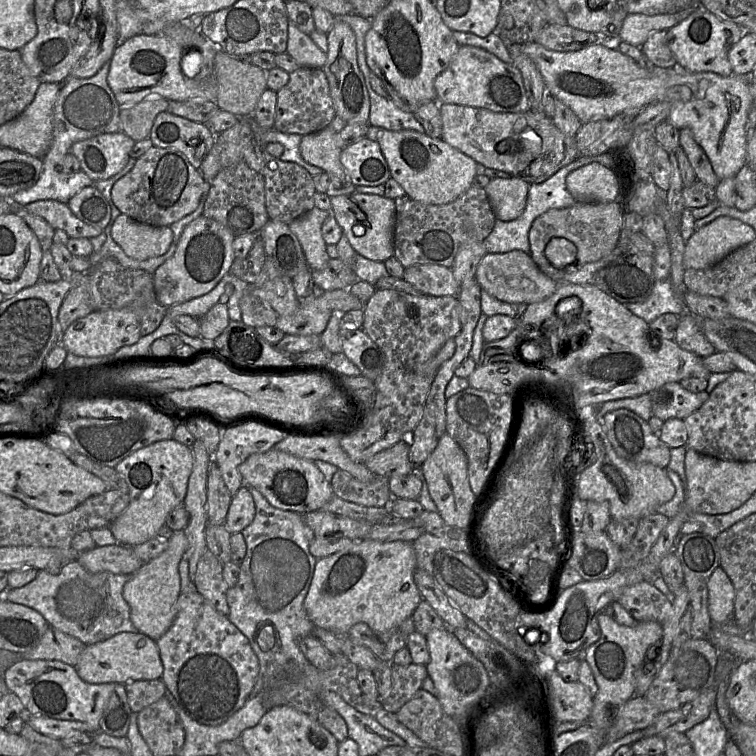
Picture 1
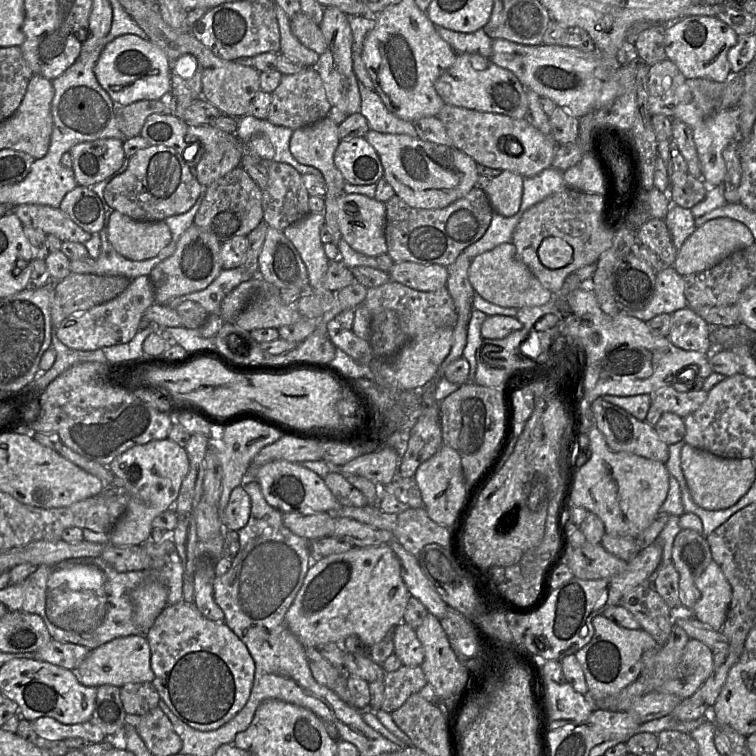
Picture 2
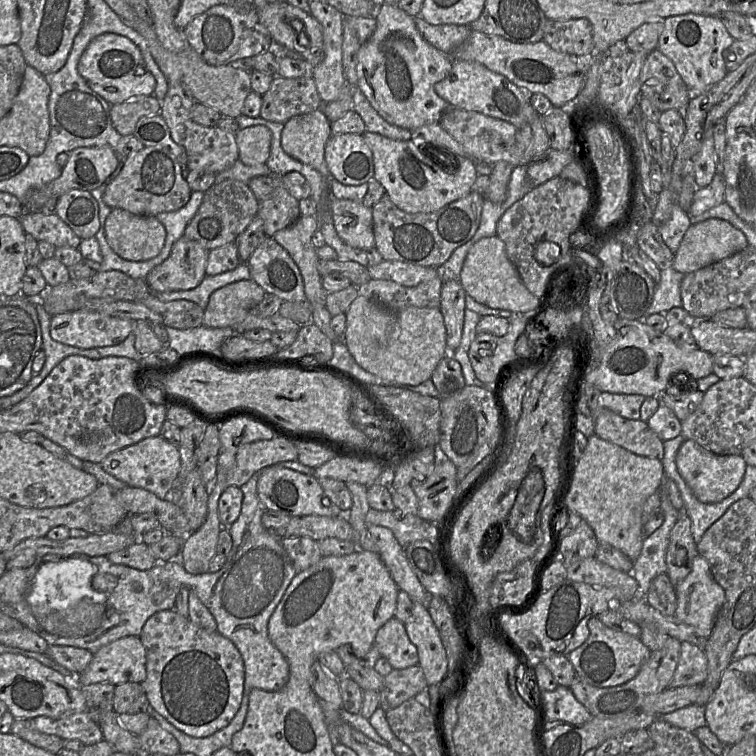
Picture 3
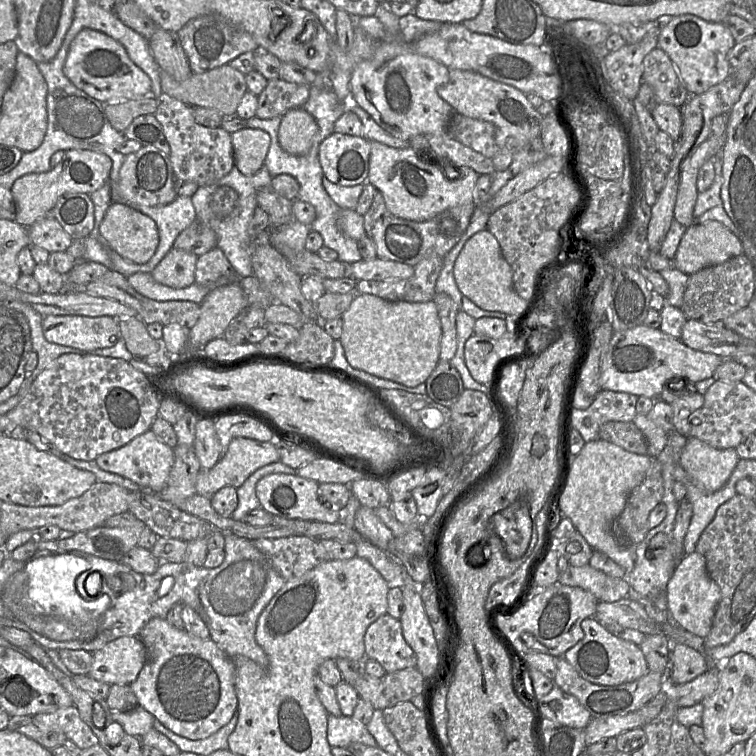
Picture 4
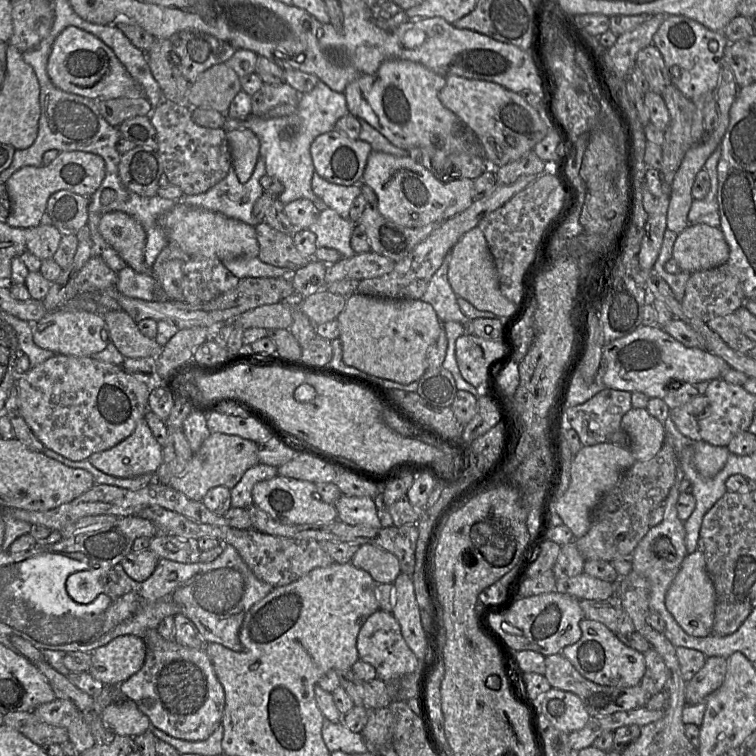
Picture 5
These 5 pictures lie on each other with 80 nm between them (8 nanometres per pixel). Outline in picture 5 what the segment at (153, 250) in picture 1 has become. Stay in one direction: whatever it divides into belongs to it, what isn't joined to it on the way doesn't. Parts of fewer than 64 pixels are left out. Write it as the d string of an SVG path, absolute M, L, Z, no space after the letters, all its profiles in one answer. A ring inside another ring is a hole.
M113 211L100 220L99 232L103 239L137 273L150 273L144 261L146 232L130 215Z

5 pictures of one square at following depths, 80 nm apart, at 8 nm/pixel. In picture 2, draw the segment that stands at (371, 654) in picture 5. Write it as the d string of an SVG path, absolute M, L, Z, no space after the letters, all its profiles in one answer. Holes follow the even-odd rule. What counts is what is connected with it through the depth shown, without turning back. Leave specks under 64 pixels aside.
M402 622L393 629L394 653L404 666L421 666L424 660L424 649L415 629Z

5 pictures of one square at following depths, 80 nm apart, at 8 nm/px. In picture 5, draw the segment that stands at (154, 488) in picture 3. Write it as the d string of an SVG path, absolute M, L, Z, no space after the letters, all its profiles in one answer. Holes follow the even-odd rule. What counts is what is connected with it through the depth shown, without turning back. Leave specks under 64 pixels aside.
M141 419L129 437L87 460L105 474L133 478L157 471L163 460L162 448L145 419Z

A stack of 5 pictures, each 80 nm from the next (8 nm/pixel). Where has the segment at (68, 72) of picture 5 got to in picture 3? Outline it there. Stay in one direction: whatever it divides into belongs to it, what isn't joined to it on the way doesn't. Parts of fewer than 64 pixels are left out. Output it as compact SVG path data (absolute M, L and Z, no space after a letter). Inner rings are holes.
M111 33L99 35L89 43L79 59L78 72L111 105L152 96L156 86L138 47L128 38Z

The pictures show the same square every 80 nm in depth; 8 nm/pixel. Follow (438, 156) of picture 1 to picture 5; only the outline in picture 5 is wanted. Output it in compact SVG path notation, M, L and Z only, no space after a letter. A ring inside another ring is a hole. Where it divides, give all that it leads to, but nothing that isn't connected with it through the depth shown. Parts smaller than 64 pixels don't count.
M372 150L366 163L362 182L368 185L377 195L379 212L386 219L408 228L419 228L431 223L442 223L465 211L474 202L474 180L463 178L451 182L442 182L430 170L416 163L409 156L398 157Z

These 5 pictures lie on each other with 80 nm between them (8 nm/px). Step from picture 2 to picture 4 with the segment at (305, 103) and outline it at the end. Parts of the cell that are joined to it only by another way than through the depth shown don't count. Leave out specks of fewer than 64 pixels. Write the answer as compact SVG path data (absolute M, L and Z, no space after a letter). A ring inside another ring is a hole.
M281 78L268 81L265 89L257 96L256 116L260 119L270 119L283 116L292 109L303 108L310 94L310 85L284 81Z

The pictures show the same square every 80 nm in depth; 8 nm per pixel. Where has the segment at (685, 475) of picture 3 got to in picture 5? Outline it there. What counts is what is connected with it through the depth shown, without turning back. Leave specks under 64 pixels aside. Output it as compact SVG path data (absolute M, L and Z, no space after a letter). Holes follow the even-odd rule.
M704 440L695 441L694 465L705 478L717 475L725 466L730 451L726 446L714 446Z

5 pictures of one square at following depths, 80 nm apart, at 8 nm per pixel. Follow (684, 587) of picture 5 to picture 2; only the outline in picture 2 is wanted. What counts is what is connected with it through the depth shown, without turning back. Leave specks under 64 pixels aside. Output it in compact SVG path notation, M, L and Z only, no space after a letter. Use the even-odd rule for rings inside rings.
M712 561L696 580L701 597L693 609L693 617L721 630L732 597L732 588L719 565Z

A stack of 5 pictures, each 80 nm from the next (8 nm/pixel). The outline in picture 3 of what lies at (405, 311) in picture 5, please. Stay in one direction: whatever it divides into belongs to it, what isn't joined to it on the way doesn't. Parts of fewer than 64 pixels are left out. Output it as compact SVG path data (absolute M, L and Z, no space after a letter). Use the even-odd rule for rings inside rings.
M358 295L345 314L343 342L348 351L359 366L384 380L416 386L430 379L443 357L454 358L455 350L450 350L446 343L446 328L439 308L411 306L403 310L388 310L376 301Z

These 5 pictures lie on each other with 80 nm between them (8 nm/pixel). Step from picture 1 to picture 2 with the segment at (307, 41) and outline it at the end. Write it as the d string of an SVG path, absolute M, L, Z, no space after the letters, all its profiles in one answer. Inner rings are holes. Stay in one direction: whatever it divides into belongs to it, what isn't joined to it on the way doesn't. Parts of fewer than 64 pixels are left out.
M275 5L280 29L280 53L300 63L304 67L315 68L320 55L304 46L291 30L290 18L284 10Z

